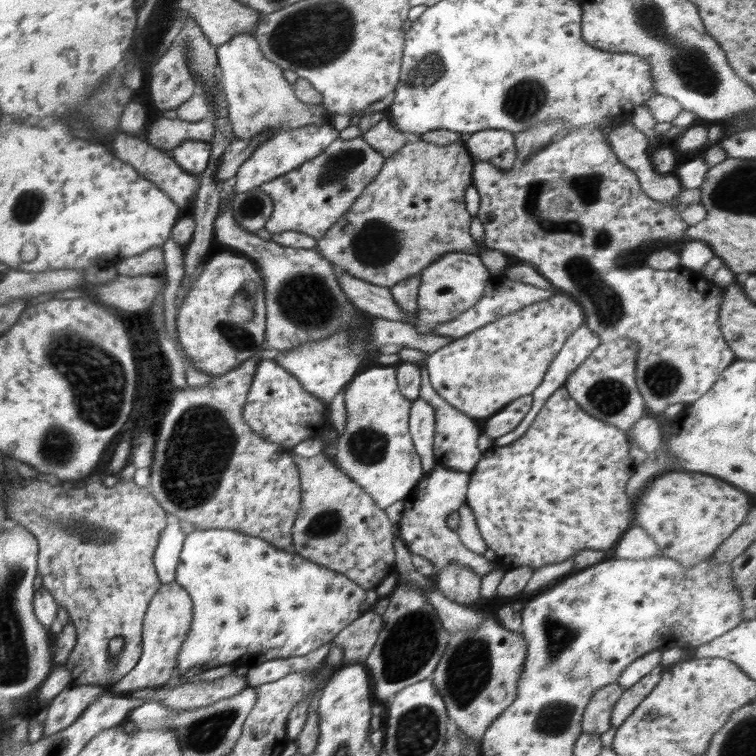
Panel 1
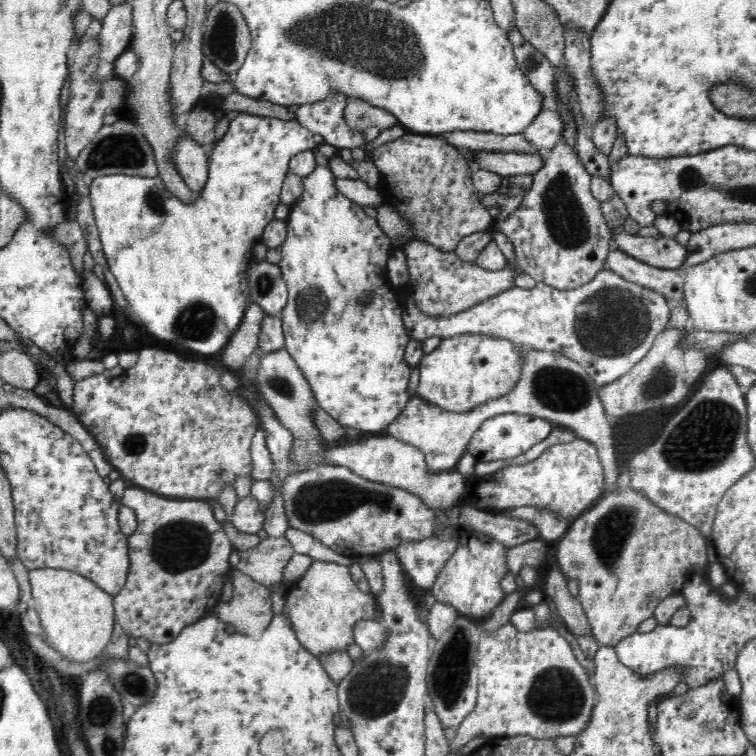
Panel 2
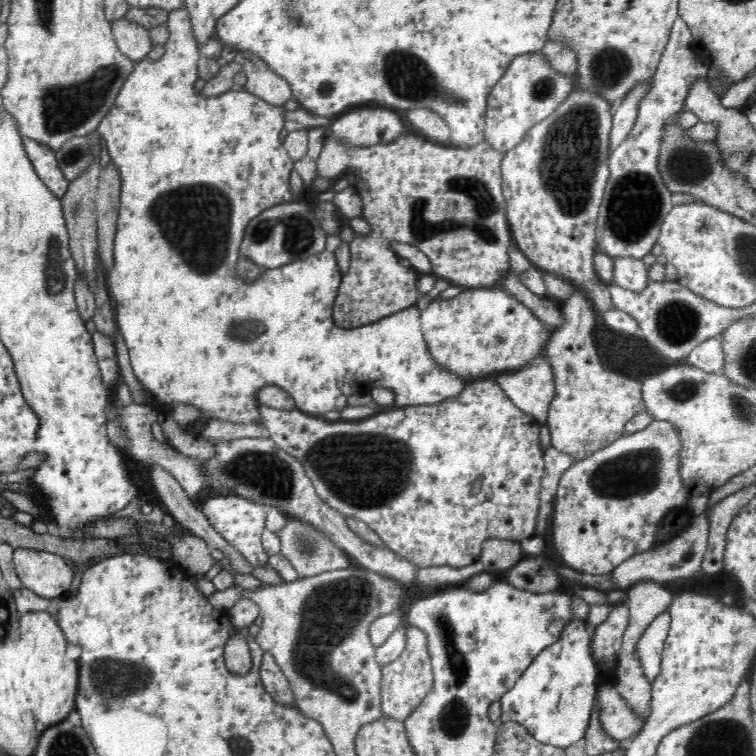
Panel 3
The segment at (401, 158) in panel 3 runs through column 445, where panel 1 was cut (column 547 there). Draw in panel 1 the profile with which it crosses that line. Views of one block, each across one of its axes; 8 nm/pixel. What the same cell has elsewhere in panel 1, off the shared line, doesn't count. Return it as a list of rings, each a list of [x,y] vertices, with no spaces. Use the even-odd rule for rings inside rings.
[[[594,123],[563,134],[563,137],[557,141],[551,141],[543,149],[534,153],[534,156],[525,162],[521,169],[502,170],[488,161],[477,162],[473,166],[471,180],[472,185],[475,186],[475,190],[481,198],[476,217],[480,219],[485,228],[482,246],[485,250],[498,250],[498,252],[502,252],[506,256],[514,256],[514,258],[518,258],[522,262],[533,264],[538,269],[538,273],[548,279],[548,282],[552,283],[556,288],[561,288],[566,294],[572,296],[572,299],[584,310],[585,325],[597,334],[601,339],[601,344],[614,342],[622,338],[629,338],[629,340],[633,340],[633,343],[636,343],[636,347],[638,347],[636,350],[636,385],[638,385],[638,391],[640,391],[642,398],[645,400],[649,413],[664,412],[666,408],[674,404],[684,404],[686,406],[694,402],[694,400],[698,400],[700,396],[704,396],[714,386],[722,372],[725,372],[725,369],[738,359],[734,351],[726,345],[718,327],[718,312],[720,301],[722,301],[722,291],[726,291],[726,288],[723,289],[708,280],[701,271],[686,268],[682,264],[672,268],[672,270],[654,270],[654,268],[649,266],[630,269],[614,268],[614,262],[616,262],[622,248],[636,248],[643,241],[661,238],[684,240],[684,232],[688,230],[689,226],[688,222],[680,217],[680,210],[688,208],[690,204],[700,204],[700,196],[702,196],[700,187],[681,187],[680,193],[674,197],[674,204],[678,204],[680,209],[672,207],[670,203],[662,203],[662,201],[650,198],[642,190],[634,170],[630,170],[622,161],[618,160],[616,153],[612,151],[612,147],[608,143],[608,139],[604,137],[600,126]]]

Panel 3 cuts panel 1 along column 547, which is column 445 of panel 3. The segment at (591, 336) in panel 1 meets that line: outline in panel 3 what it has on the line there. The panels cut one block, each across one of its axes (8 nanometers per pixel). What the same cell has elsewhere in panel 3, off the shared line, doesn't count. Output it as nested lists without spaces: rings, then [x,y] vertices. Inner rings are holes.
[[[183,6],[174,8],[168,12],[167,27],[169,28],[168,42],[165,44],[165,53],[157,60],[140,60],[134,64],[132,74],[124,82],[122,90],[118,92],[116,103],[104,116],[104,120],[98,125],[99,136],[104,138],[110,155],[110,160],[118,167],[118,175],[122,179],[120,186],[120,208],[118,208],[117,231],[114,240],[114,264],[107,273],[108,292],[114,302],[115,320],[118,333],[122,334],[126,346],[129,349],[129,359],[134,369],[134,375],[148,392],[154,394],[156,404],[160,404],[164,413],[170,413],[168,408],[173,403],[182,402],[192,404],[202,411],[199,420],[210,422],[214,419],[228,421],[231,423],[262,423],[263,420],[258,412],[257,392],[268,385],[278,386],[287,390],[295,400],[298,410],[308,415],[323,416],[330,410],[340,411],[348,405],[348,399],[354,395],[371,394],[371,390],[377,388],[388,388],[394,391],[393,408],[404,408],[410,406],[422,406],[422,404],[442,404],[448,398],[460,396],[464,390],[464,382],[460,377],[442,371],[434,362],[432,355],[424,341],[424,331],[420,323],[419,309],[415,305],[401,312],[392,314],[387,318],[363,325],[359,328],[346,329],[334,324],[333,308],[336,294],[343,279],[342,271],[338,267],[336,256],[330,250],[309,256],[306,260],[296,261],[284,266],[267,269],[254,282],[244,282],[235,270],[235,262],[238,260],[239,248],[244,240],[245,228],[253,218],[260,212],[295,200],[290,191],[290,172],[292,172],[295,160],[290,158],[287,150],[283,147],[283,135],[285,134],[283,124],[285,109],[267,104],[266,101],[254,97],[248,91],[224,92],[220,97],[202,97],[200,92],[194,91],[194,84],[199,78],[198,61],[202,57],[200,46],[192,32],[189,12]],[[210,182],[228,182],[232,188],[230,198],[234,208],[230,208],[226,186],[210,186]]]

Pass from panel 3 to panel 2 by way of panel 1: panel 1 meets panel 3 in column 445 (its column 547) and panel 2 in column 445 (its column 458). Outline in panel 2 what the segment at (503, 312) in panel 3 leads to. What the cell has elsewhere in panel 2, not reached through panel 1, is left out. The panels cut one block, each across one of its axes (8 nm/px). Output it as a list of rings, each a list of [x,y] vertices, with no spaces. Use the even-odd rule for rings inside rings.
[[[460,334],[442,339],[440,346],[419,362],[420,382],[415,396],[448,412],[468,412],[488,400],[506,396],[519,384],[523,346],[482,334]]]

